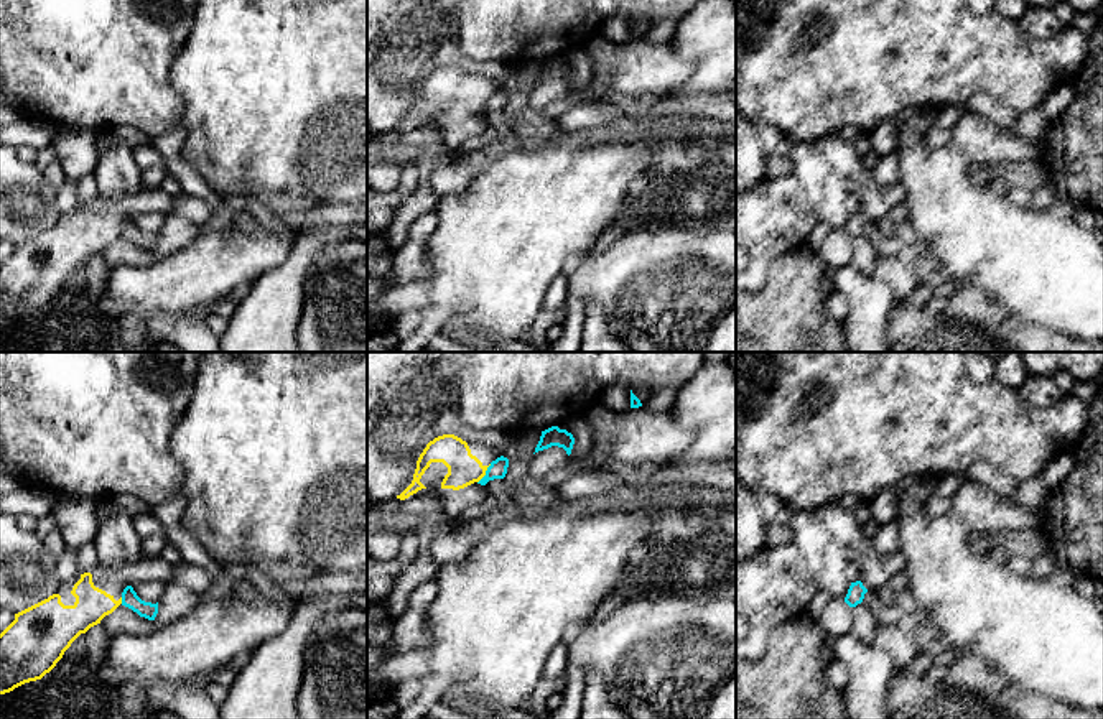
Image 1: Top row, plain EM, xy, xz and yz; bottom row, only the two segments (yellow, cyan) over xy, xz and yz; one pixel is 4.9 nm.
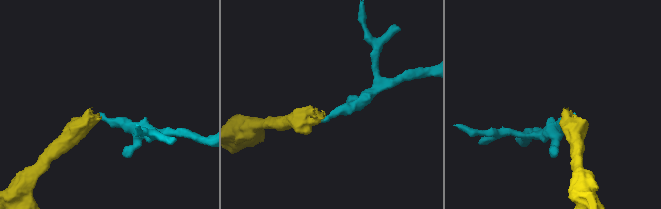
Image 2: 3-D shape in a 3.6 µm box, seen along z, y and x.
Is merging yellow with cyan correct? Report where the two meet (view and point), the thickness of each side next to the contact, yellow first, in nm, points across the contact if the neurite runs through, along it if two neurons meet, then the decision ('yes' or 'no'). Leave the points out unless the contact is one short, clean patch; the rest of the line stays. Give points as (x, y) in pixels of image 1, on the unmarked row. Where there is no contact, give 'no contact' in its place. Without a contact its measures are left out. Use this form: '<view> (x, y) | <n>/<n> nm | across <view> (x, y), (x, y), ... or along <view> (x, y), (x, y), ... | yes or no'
xz (484, 106) | 160/90 nm | along xz (491, 96), (478, 114) | no

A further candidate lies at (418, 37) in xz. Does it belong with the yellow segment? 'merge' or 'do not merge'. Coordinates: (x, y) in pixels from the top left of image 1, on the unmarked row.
do not merge

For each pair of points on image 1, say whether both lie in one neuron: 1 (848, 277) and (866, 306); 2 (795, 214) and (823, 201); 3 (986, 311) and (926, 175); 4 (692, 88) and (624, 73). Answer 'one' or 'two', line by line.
1: one
2: two
3: two
4: two

